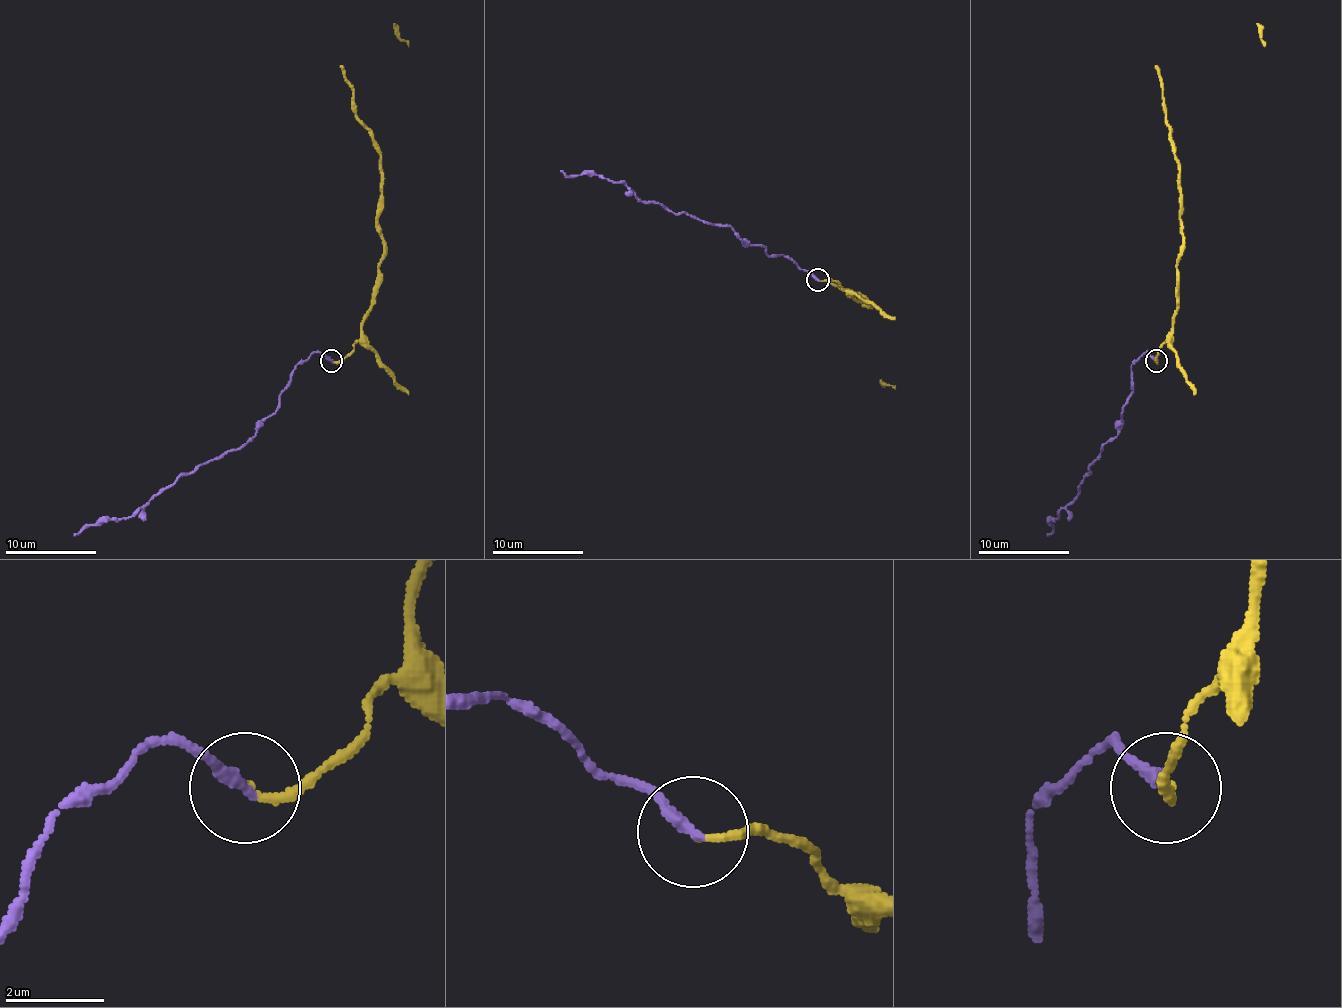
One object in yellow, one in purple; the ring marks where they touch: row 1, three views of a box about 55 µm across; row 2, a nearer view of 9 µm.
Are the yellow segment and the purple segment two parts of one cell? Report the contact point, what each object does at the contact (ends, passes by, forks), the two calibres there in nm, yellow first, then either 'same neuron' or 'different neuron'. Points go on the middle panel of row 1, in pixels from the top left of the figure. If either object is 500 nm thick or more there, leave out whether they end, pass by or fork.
place (817, 280); yellow ends; purple ends; calibres 140 and 260 nm; same neuron

